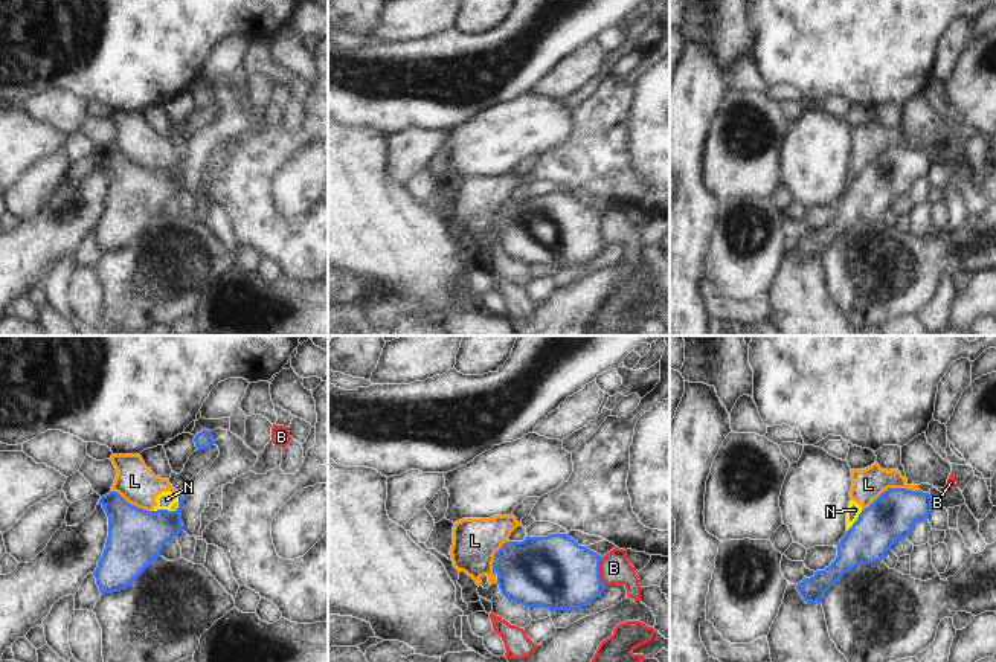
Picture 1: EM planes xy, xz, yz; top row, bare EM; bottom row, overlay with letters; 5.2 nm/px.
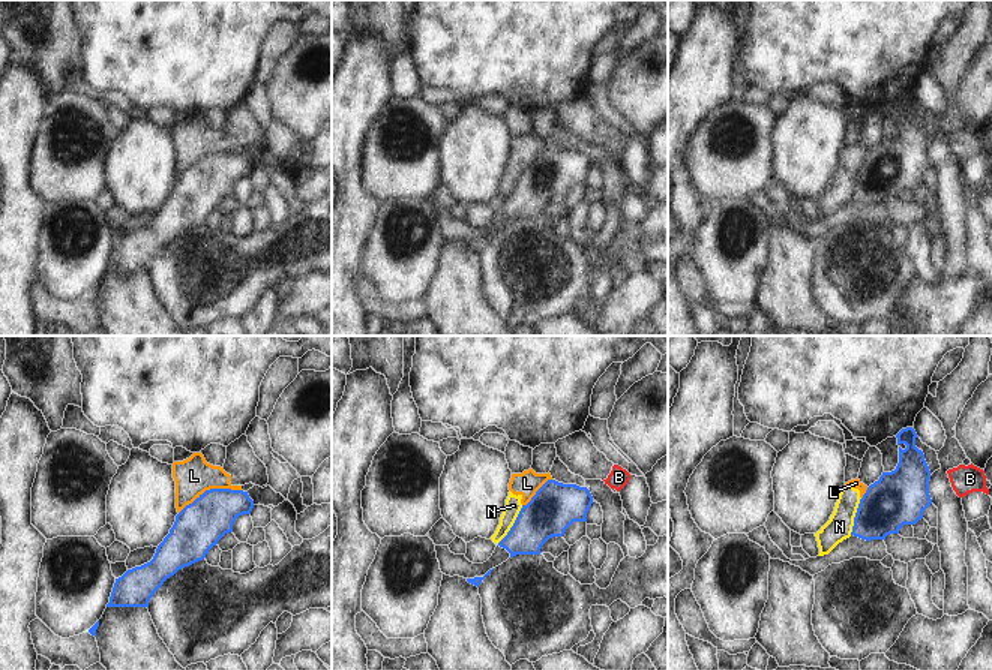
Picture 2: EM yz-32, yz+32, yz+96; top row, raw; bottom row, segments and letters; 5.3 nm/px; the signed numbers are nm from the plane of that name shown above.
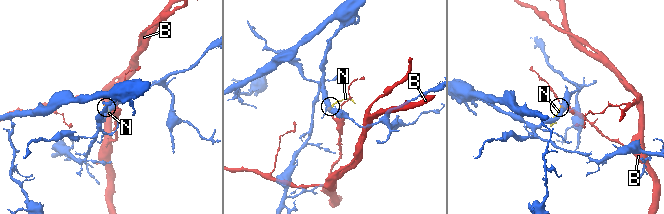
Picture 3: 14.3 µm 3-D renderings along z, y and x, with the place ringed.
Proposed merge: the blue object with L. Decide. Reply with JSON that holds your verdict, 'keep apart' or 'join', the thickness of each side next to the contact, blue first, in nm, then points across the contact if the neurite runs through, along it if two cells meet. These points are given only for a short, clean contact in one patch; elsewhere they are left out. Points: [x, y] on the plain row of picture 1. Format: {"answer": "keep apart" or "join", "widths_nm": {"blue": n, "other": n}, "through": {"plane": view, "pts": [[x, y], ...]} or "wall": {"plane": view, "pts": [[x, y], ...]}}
{"answer": "keep apart", "widths_nm": {"blue": 240, "other": 170}, "wall": {"plane": "yz", "pts": [[918, 148], [886, 147], [862, 170]]}}

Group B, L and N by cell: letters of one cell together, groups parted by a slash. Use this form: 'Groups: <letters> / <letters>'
Groups: B L N

